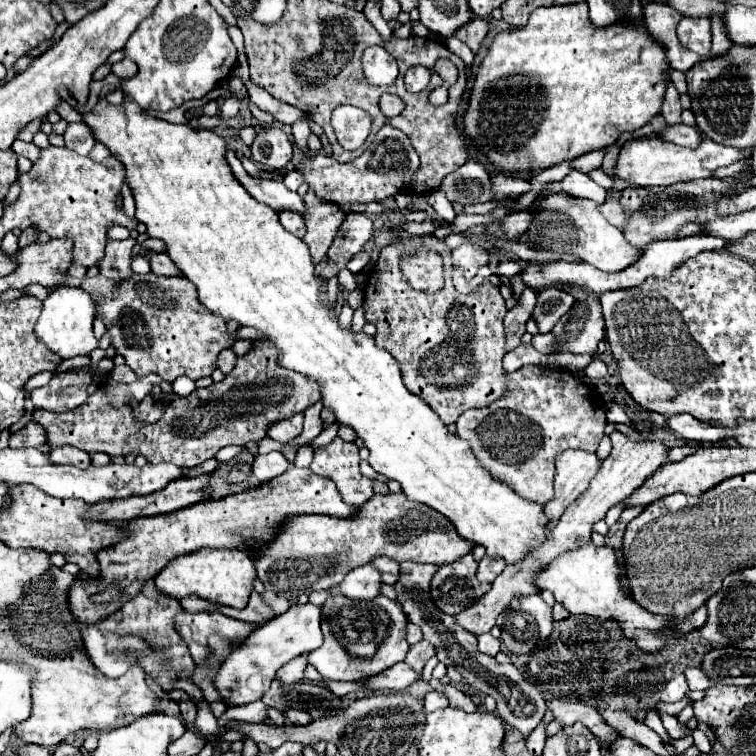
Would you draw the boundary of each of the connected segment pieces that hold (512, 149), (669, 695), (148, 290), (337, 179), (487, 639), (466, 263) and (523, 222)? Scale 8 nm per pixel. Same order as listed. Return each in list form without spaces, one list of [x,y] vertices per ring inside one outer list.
[[[585,1],[573,3],[573,5],[535,9],[525,27],[499,33],[493,39],[493,43],[477,71],[477,77],[475,77],[475,85],[473,85],[471,99],[469,99],[469,109],[465,113],[465,133],[473,139],[473,143],[479,147],[479,151],[489,157],[489,163],[503,171],[535,171],[535,169],[557,165],[561,161],[571,161],[583,153],[589,153],[595,149],[605,149],[605,147],[613,145],[623,131],[637,131],[639,127],[647,125],[655,115],[659,115],[659,107],[663,105],[663,95],[665,95],[665,89],[669,83],[669,69],[671,67],[665,57],[663,45],[649,35],[645,25],[639,27],[639,31],[635,31],[635,27],[603,27],[603,31],[599,31],[589,21]]]
[[[677,675],[677,677],[673,677],[673,679],[665,685],[665,691],[661,693],[661,701],[665,701],[665,703],[677,703],[677,701],[681,701],[685,695],[687,695],[685,675]]]
[[[147,273],[147,275],[133,275],[131,279],[117,285],[117,283],[111,283],[109,279],[103,279],[103,275],[97,275],[93,279],[87,277],[83,283],[83,289],[93,297],[93,301],[97,301],[99,295],[105,297],[103,307],[97,307],[97,311],[103,311],[103,319],[105,319],[107,331],[111,333],[111,341],[117,347],[117,353],[125,357],[127,365],[139,377],[157,373],[169,383],[173,383],[181,375],[187,375],[193,381],[201,377],[211,377],[211,373],[217,369],[219,351],[233,347],[233,343],[237,341],[237,335],[227,331],[227,321],[219,319],[219,315],[207,311],[199,303],[195,285],[185,277],[159,277],[159,275]]]
[[[385,125],[379,129],[367,151],[351,163],[337,163],[327,155],[309,155],[301,161],[299,173],[303,173],[305,183],[315,189],[317,197],[337,203],[341,209],[349,213],[353,203],[369,203],[369,201],[385,201],[397,195],[403,187],[407,187],[409,177],[419,169],[419,157],[403,131]]]
[[[483,633],[477,639],[479,639],[479,651],[481,653],[487,653],[487,655],[499,653],[499,639],[495,639],[491,633]]]
[[[465,243],[457,249],[453,249],[451,257],[453,257],[453,267],[463,269],[465,279],[473,279],[477,275],[479,267],[491,263],[487,249],[483,249],[479,245],[471,245],[471,243]]]
[[[525,207],[521,211],[515,211],[513,215],[507,215],[505,221],[501,223],[501,227],[505,229],[505,235],[511,237],[511,239],[515,239],[517,235],[525,233],[529,225],[531,225],[531,211],[529,211],[529,207]]]

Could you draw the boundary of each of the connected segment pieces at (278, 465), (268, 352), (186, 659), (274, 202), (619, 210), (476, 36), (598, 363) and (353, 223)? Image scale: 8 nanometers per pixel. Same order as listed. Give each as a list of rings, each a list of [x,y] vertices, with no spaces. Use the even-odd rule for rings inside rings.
[[[269,451],[269,453],[259,453],[253,461],[253,475],[261,481],[267,483],[269,479],[285,473],[289,469],[289,461],[279,453],[279,451]]]
[[[255,341],[253,351],[239,357],[235,369],[229,375],[225,375],[225,379],[221,383],[213,383],[211,387],[205,387],[205,389],[195,389],[189,397],[173,395],[161,421],[157,421],[153,425],[143,425],[137,419],[133,419],[133,415],[131,415],[131,409],[129,409],[129,397],[133,395],[131,385],[137,383],[139,379],[127,365],[115,367],[107,375],[107,381],[103,383],[103,387],[97,387],[97,391],[91,393],[81,407],[77,407],[73,411],[65,411],[65,413],[51,413],[51,411],[33,409],[33,421],[43,425],[43,429],[47,431],[47,445],[49,447],[71,445],[71,447],[79,447],[89,453],[101,451],[107,455],[135,453],[135,455],[145,455],[149,463],[167,461],[167,463],[179,465],[179,467],[195,467],[207,459],[213,459],[215,453],[219,449],[223,449],[225,445],[247,445],[249,441],[263,439],[267,435],[269,425],[273,425],[275,421],[281,421],[281,419],[289,419],[295,413],[303,413],[309,405],[313,405],[321,399],[319,387],[315,387],[315,383],[311,383],[311,379],[307,379],[305,375],[299,375],[297,371],[279,367],[277,353],[279,351],[275,351],[275,347],[271,347],[271,343]]]
[[[147,581],[141,589],[141,593],[133,599],[129,599],[117,613],[109,615],[105,621],[97,623],[99,629],[109,629],[109,631],[119,631],[119,633],[135,633],[139,637],[143,637],[147,643],[151,643],[157,649],[163,649],[169,657],[171,663],[175,663],[173,667],[179,669],[181,675],[185,675],[185,679],[191,675],[191,667],[193,667],[193,659],[189,655],[187,645],[183,643],[183,639],[177,635],[177,631],[173,629],[173,619],[177,613],[181,613],[181,605],[177,599],[171,599],[169,595],[163,595],[157,587],[155,581]],[[183,669],[183,671],[181,671]]]
[[[233,151],[227,153],[227,161],[233,169],[233,175],[237,177],[237,181],[247,189],[247,193],[257,199],[259,203],[265,203],[269,205],[271,209],[275,211],[283,211],[283,209],[289,209],[289,211],[297,211],[297,213],[305,213],[305,205],[303,205],[303,199],[289,191],[283,181],[273,181],[273,179],[259,179],[259,177],[251,177],[241,161],[235,157]]]
[[[611,197],[611,199],[607,199],[605,203],[598,205],[598,209],[609,223],[613,223],[613,225],[619,227],[619,229],[625,229],[627,215],[625,215],[621,203],[619,203],[615,197]]]
[[[473,19],[473,21],[467,23],[465,27],[461,27],[461,29],[455,33],[455,37],[457,37],[459,41],[463,41],[473,53],[477,53],[477,51],[483,47],[483,43],[485,43],[487,33],[489,33],[489,23],[487,23],[485,19]]]
[[[593,359],[587,367],[585,367],[585,375],[587,377],[605,377],[607,375],[607,365],[601,359]]]
[[[349,213],[341,223],[335,241],[329,247],[327,267],[319,273],[323,281],[335,277],[349,259],[363,249],[363,245],[373,237],[373,221],[365,213]]]

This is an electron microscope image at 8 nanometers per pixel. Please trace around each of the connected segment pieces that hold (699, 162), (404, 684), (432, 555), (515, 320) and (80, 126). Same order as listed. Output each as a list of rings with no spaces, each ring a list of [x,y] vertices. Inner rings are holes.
[[[653,135],[653,137],[645,137],[645,139],[627,141],[621,147],[619,159],[617,159],[617,165],[615,165],[615,175],[619,179],[623,179],[623,181],[629,181],[629,183],[637,185],[637,187],[675,185],[679,181],[693,181],[693,179],[711,177],[715,173],[715,169],[727,167],[727,165],[731,165],[735,161],[741,161],[747,155],[749,155],[747,151],[719,145],[719,143],[711,141],[705,135],[703,135],[703,143],[697,149],[679,147],[679,145],[671,143],[671,141],[663,141],[661,137]]]
[[[401,661],[395,663],[395,667],[389,667],[387,671],[375,675],[373,679],[363,679],[363,683],[369,691],[403,691],[419,679],[421,677],[411,667],[407,669],[407,663]]]
[[[403,493],[373,495],[361,505],[355,519],[335,519],[329,515],[295,515],[279,525],[271,543],[259,545],[253,557],[257,575],[267,591],[275,591],[285,599],[309,595],[337,587],[347,571],[373,561],[375,557],[391,557],[397,561],[419,563],[453,563],[471,551],[471,543],[459,539],[447,517],[435,509],[409,501]]]
[[[525,289],[521,293],[521,299],[517,301],[517,305],[507,311],[505,315],[505,335],[507,335],[507,351],[515,349],[521,343],[521,335],[525,333],[525,323],[531,317],[535,307],[535,291],[533,289]]]
[[[69,123],[65,129],[65,147],[75,151],[77,155],[89,155],[96,141],[91,129],[85,123]]]

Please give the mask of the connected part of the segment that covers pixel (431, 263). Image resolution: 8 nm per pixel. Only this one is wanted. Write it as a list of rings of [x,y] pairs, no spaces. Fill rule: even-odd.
[[[420,248],[414,253],[403,253],[401,264],[403,279],[417,291],[435,293],[444,285],[443,259],[437,251]]]

